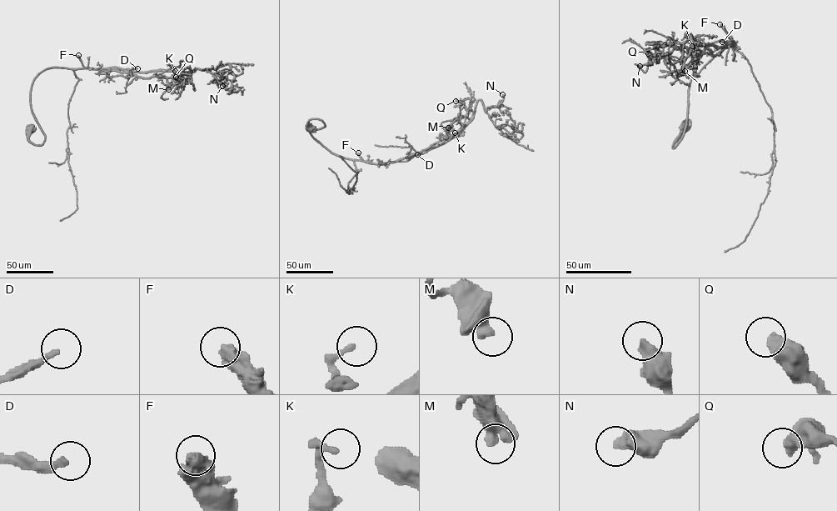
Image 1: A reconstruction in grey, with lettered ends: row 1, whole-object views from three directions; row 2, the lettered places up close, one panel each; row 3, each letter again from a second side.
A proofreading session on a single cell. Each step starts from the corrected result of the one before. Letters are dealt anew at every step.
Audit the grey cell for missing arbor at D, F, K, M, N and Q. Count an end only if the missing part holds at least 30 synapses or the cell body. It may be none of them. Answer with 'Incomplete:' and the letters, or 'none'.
Incomplete: D, F

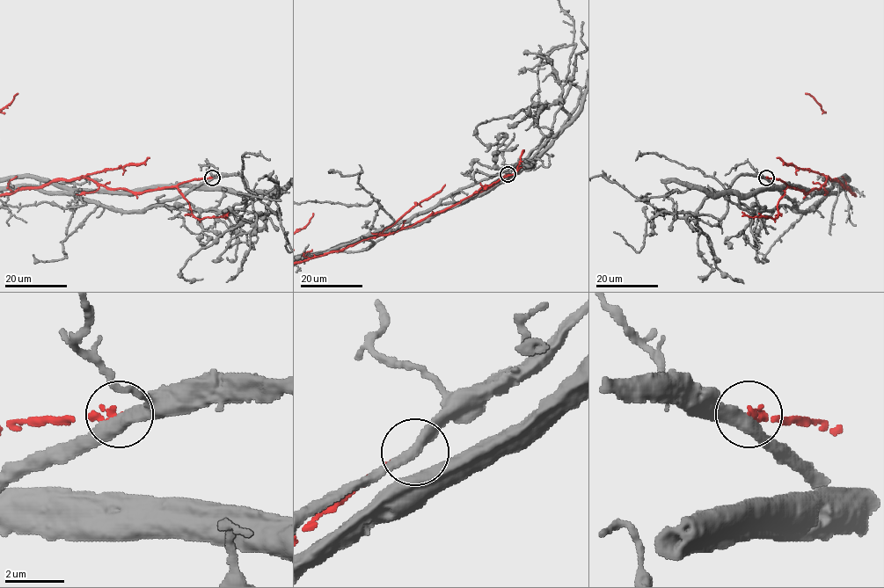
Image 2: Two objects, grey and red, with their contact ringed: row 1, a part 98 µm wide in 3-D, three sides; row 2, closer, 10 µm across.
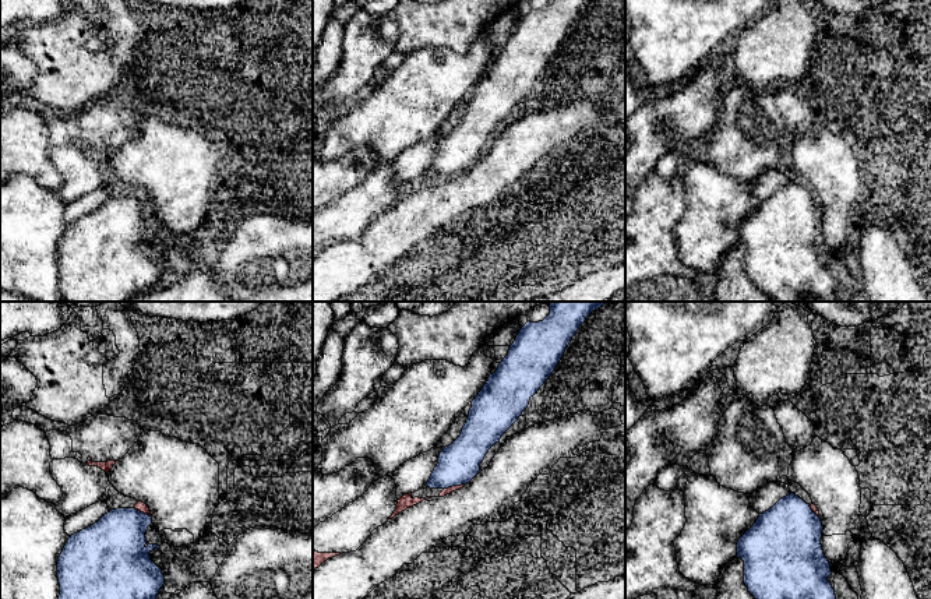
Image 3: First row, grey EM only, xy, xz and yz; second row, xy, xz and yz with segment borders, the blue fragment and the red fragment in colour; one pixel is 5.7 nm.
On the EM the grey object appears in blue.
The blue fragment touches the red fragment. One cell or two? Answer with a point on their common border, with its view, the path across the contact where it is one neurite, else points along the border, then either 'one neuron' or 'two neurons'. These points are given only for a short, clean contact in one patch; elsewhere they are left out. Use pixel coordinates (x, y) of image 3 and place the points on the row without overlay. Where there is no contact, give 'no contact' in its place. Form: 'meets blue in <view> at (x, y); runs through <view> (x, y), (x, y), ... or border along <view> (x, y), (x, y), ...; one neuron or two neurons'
meets blue in xz at (454, 172); two neurons

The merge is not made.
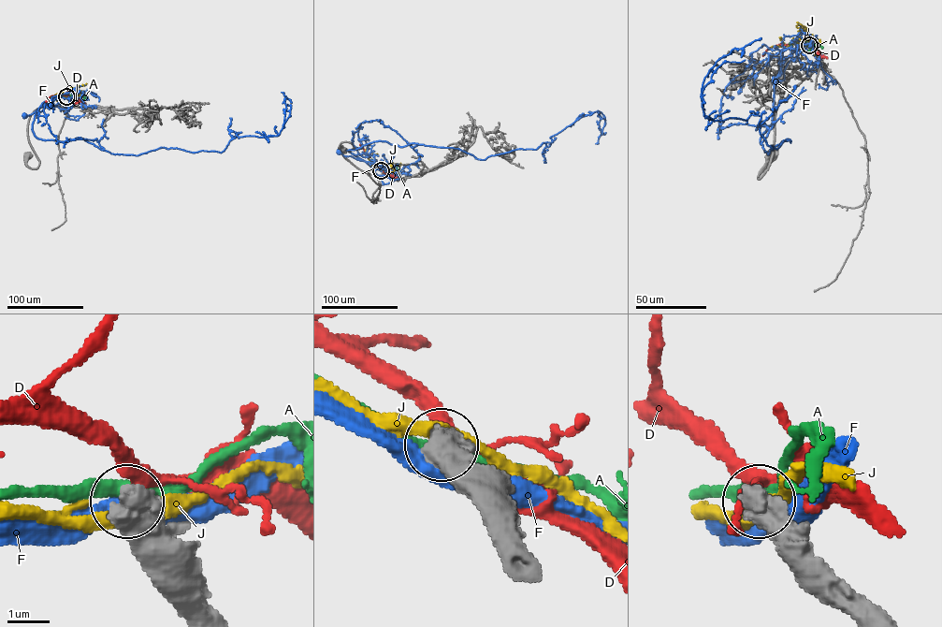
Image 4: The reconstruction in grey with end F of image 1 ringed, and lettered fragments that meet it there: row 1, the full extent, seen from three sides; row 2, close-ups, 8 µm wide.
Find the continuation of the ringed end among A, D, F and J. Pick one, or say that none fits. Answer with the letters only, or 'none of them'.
none of them

